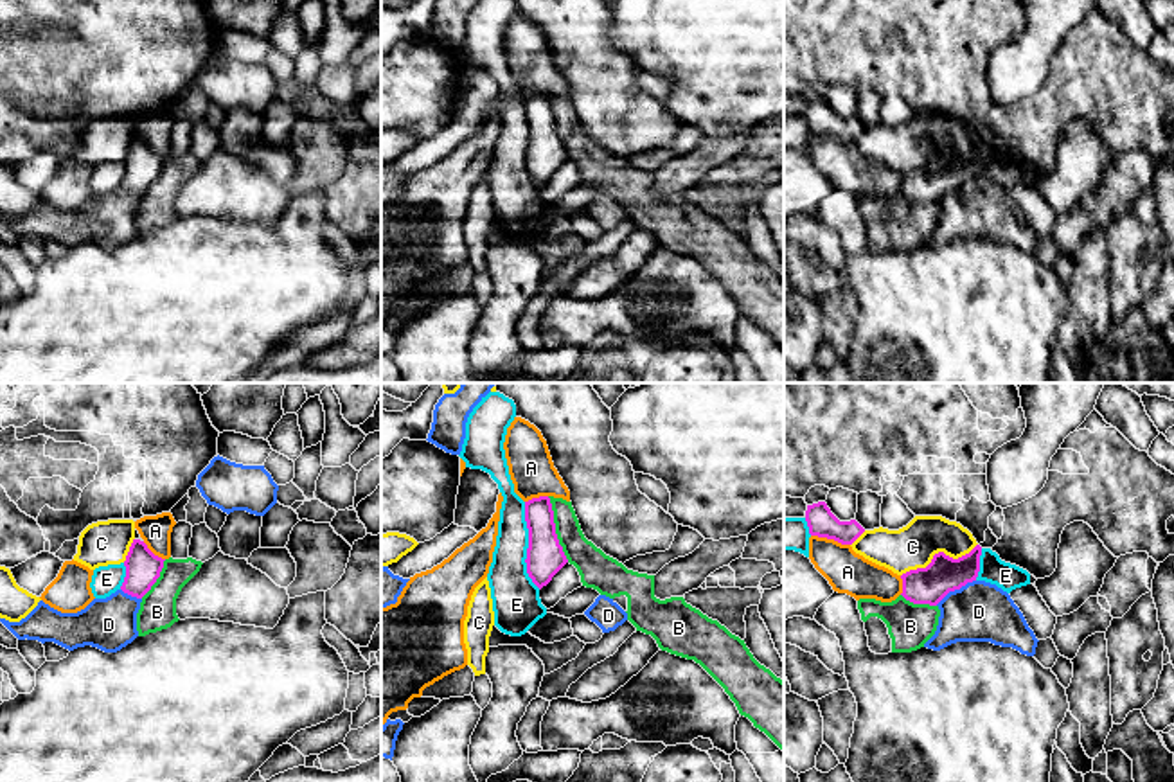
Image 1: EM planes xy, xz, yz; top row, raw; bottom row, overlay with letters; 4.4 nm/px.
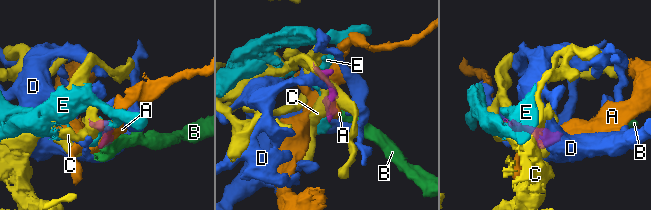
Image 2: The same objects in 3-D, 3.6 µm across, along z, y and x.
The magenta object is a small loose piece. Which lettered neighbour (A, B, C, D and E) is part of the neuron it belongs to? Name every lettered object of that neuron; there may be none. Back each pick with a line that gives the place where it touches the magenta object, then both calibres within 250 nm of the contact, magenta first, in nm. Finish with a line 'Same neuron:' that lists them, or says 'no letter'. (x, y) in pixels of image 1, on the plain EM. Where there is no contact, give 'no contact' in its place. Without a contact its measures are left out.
D: yz (955, 186) | 170/280 nm
Same neuron: D

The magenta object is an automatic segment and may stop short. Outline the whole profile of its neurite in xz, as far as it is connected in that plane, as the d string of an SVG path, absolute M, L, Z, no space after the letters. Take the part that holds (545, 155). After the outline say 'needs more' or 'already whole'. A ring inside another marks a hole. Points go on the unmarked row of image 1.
M550 95L525 99L525 119L529 126L527 171L541 187L568 160L556 131Z; already whole

